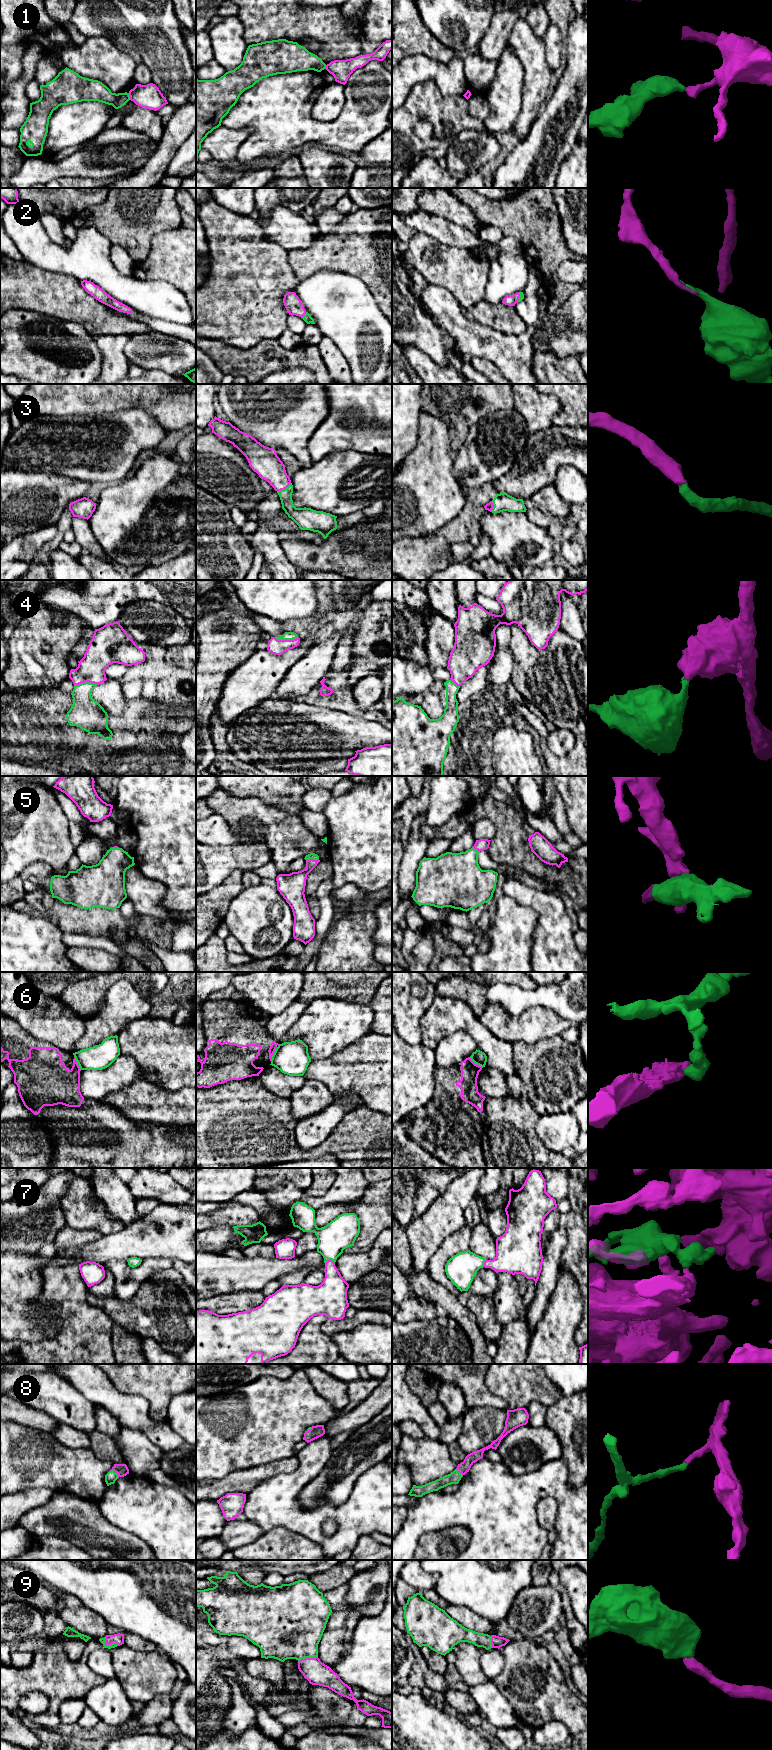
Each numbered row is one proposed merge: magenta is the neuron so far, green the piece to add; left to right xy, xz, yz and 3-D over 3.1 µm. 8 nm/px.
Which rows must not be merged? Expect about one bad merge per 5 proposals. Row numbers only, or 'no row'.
1, 6

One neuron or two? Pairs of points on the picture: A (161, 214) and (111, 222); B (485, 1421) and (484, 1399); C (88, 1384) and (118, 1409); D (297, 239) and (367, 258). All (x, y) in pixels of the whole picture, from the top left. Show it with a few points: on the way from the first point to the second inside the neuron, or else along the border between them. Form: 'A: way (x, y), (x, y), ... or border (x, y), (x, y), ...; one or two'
A: way (149, 214), (139, 214), (130, 222), (123, 222); one
B: border (470, 1408), (495, 1406), (506, 1411); two
C: way (95, 1386), (111, 1402); one
D: border (320, 233), (308, 247), (289, 251); two

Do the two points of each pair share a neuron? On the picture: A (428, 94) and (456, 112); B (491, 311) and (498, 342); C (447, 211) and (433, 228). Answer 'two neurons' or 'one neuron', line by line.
A: one neuron
B: two neurons
C: two neurons

